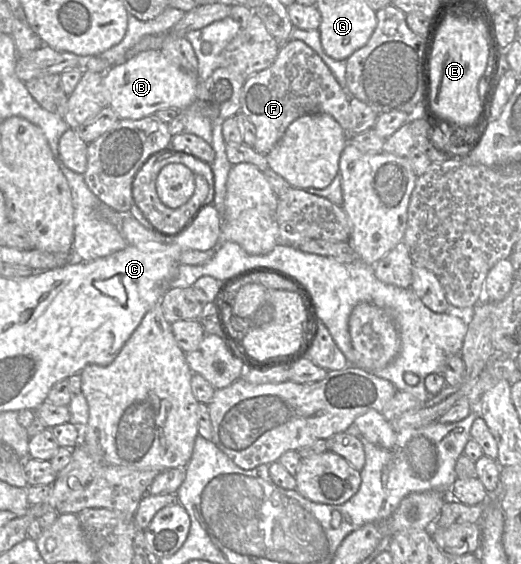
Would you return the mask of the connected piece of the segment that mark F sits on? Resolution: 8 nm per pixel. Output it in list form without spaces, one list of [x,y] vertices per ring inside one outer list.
[[[289,40],[279,49],[275,62],[248,78],[240,94],[240,113],[255,127],[255,151],[267,155],[287,127],[299,117],[324,113],[331,115],[349,136],[349,100],[331,70],[320,56],[300,40]]]

